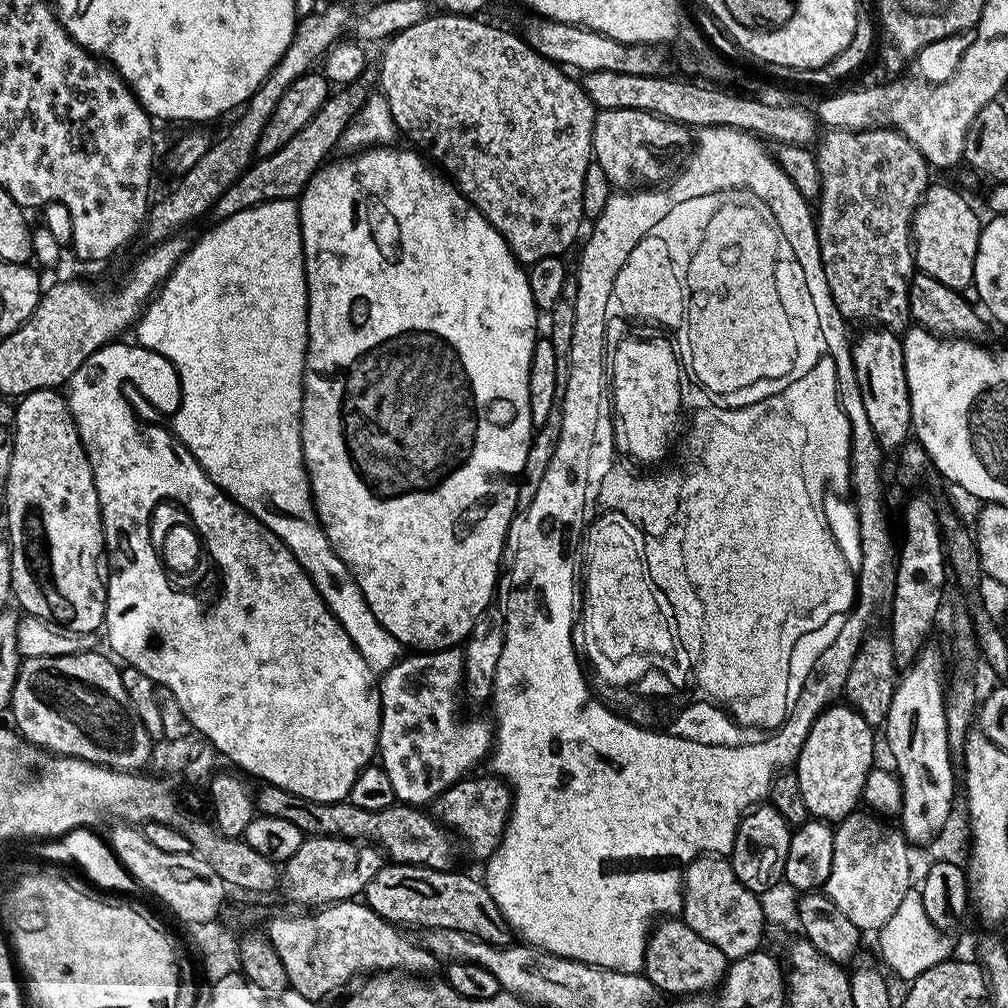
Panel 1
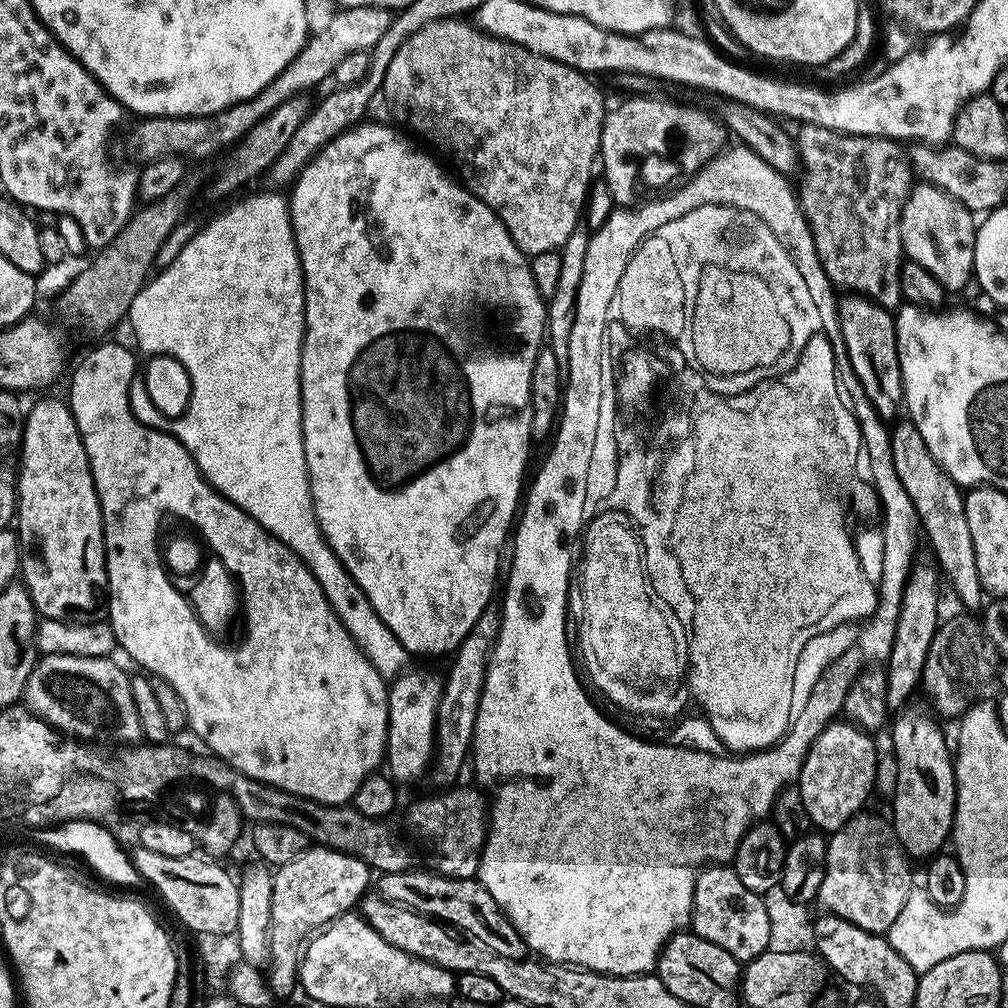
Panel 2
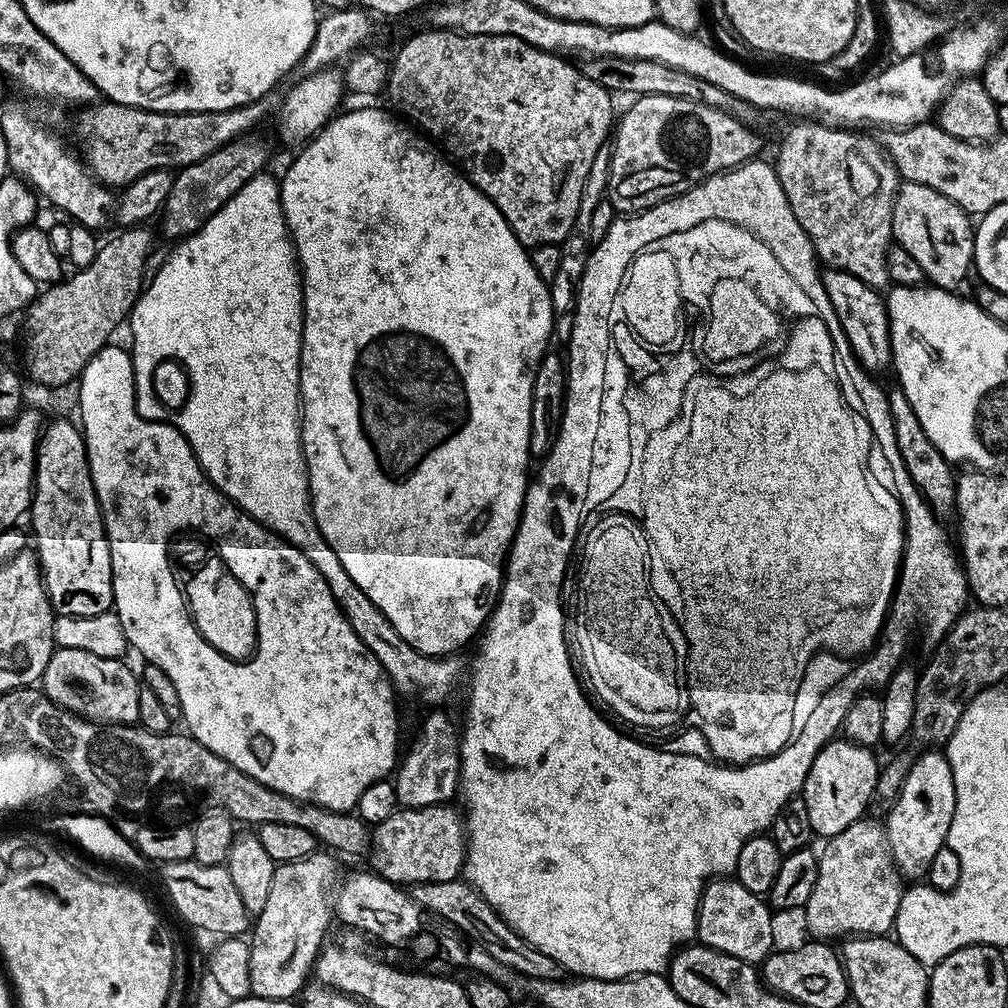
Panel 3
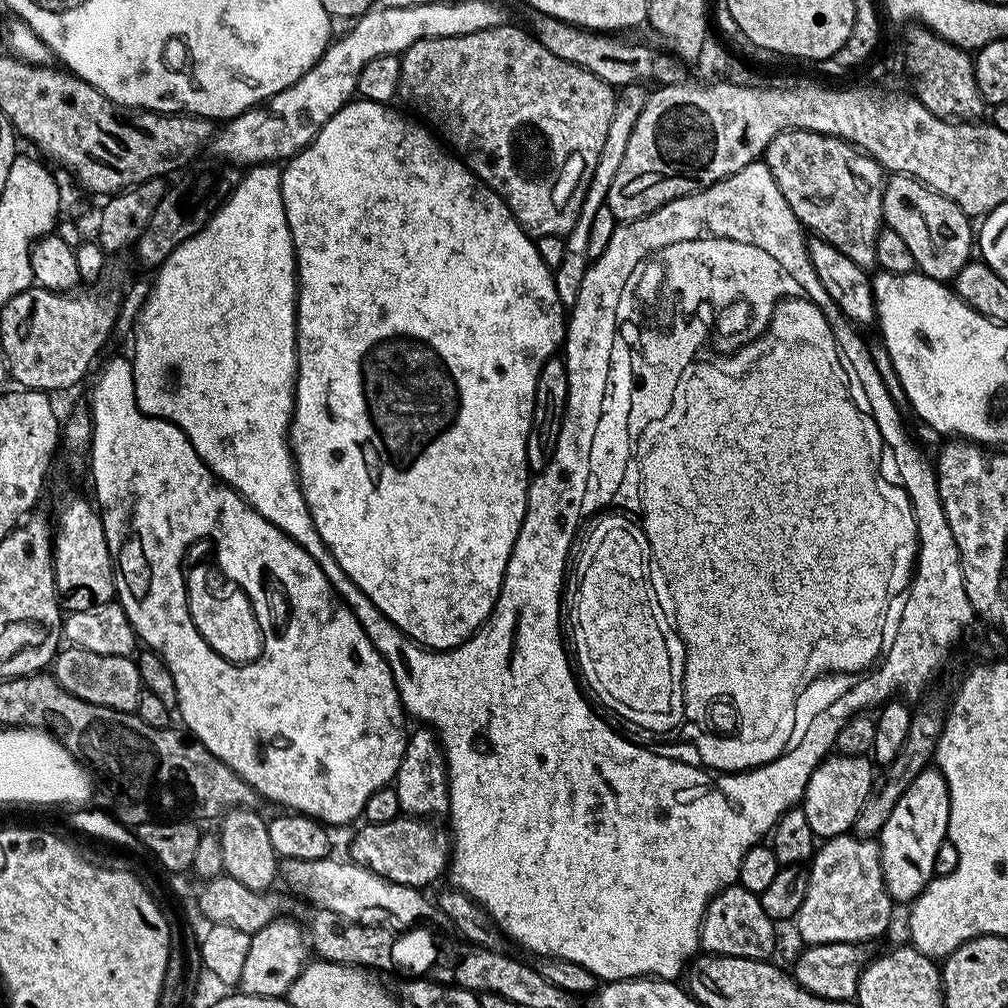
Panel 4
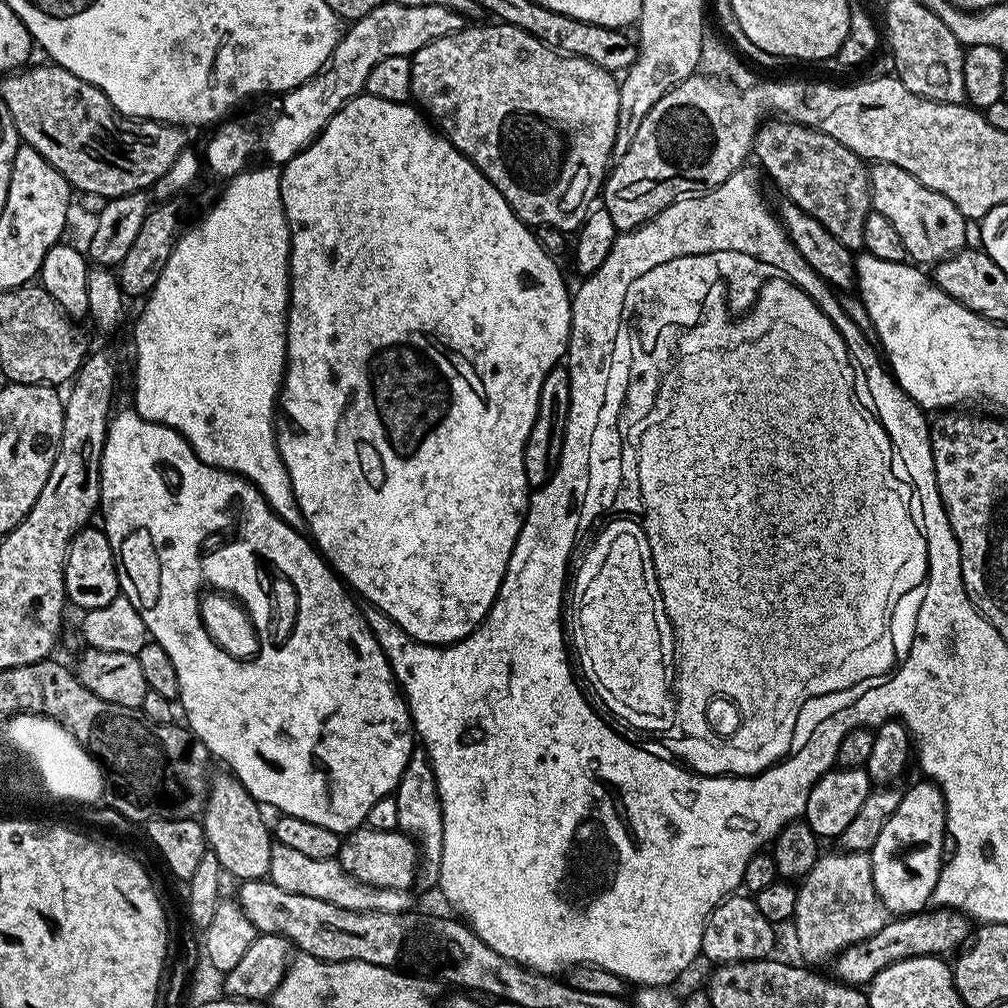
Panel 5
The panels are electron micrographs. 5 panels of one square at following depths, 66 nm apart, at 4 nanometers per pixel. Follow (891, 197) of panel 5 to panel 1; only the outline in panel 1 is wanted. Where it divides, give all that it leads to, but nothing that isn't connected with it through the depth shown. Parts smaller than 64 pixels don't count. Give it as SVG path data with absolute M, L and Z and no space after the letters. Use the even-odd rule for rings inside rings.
M929 183L920 198L919 206L916 207L916 213L912 215L912 247L917 269L930 274L930 278L938 278L942 286L950 286L957 290L971 289L974 284L974 262L978 254L981 227L982 220L976 217L975 210L968 205L967 198L958 189L951 188L948 184Z

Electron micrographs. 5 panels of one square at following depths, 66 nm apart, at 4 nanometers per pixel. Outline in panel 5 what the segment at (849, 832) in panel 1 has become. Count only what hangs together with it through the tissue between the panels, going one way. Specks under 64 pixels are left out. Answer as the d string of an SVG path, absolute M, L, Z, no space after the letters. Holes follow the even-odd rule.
M835 850L828 854L823 853L818 862L814 864L810 874L804 876L797 889L795 914L792 925L798 936L798 943L802 949L805 963L816 964L829 958L833 959L851 944L860 944L868 940L881 929L888 918L887 911L874 890L873 870L871 857L863 852L845 852Z

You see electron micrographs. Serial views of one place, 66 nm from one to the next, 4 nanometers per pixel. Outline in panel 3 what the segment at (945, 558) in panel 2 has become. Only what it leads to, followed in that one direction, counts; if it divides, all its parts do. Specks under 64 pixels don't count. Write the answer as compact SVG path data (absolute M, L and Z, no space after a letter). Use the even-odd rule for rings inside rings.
M892 385L887 393L891 420L894 422L895 442L898 444L898 452L902 455L903 465L906 466L907 473L910 474L916 488L926 498L932 512L938 518L945 518L944 516L948 514L950 516L956 503L956 476L951 463L930 442L930 438L927 438L926 432L922 429L922 424L918 422L913 407L910 406L905 392L899 385Z

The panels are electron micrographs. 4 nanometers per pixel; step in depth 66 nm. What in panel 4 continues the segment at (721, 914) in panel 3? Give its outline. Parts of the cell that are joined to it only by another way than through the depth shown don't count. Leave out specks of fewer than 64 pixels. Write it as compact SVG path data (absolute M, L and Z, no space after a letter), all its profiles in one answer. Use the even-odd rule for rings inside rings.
M739 886L724 888L720 891L708 903L708 909L704 911L704 921L700 923L700 948L705 953L714 956L737 956L751 960L768 960L775 950L775 923L768 917L766 910L762 910L759 895Z

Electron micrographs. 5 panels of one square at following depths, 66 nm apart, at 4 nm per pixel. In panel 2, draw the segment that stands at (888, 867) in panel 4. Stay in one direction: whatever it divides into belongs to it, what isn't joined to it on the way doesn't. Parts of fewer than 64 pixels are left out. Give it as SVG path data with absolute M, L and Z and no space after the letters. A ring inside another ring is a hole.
M915 704L897 711L890 724L892 748L896 751L896 797L892 800L890 823L896 830L900 847L909 857L931 858L943 849L940 847L944 843L949 843L952 834L952 822L956 819L956 766L949 741L948 744L944 741L944 732L939 728L937 717L925 705L924 709L922 705Z

